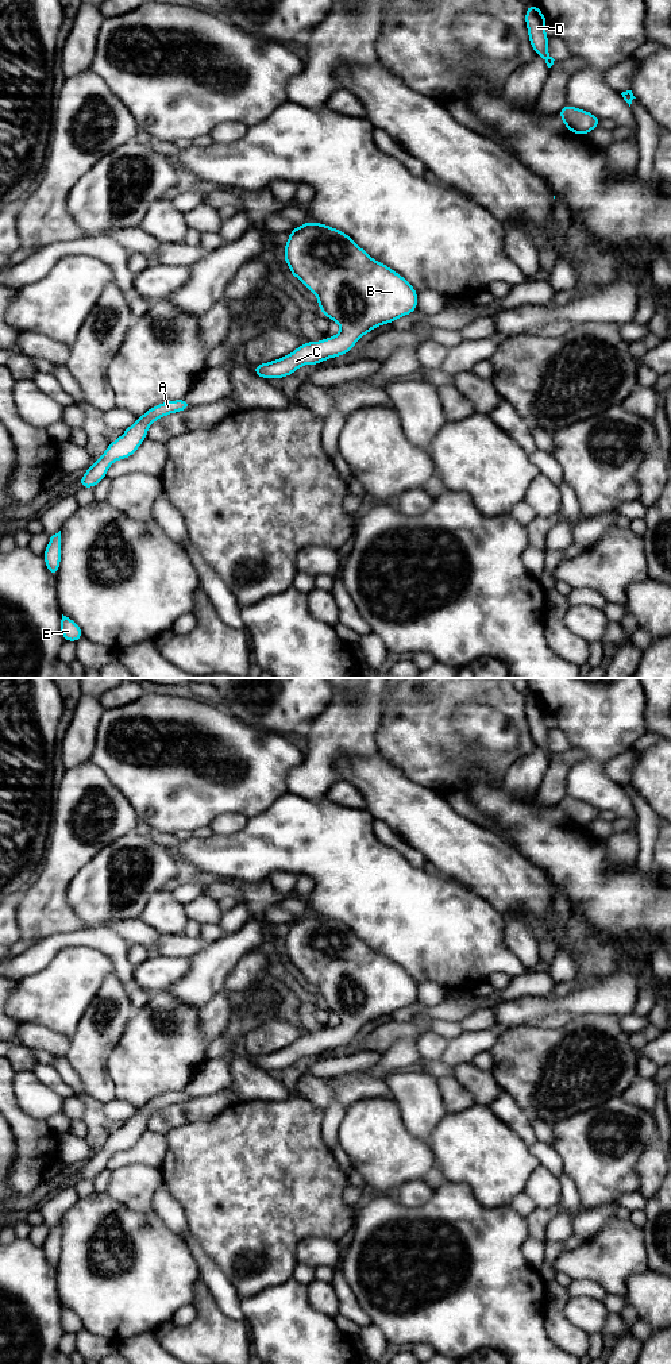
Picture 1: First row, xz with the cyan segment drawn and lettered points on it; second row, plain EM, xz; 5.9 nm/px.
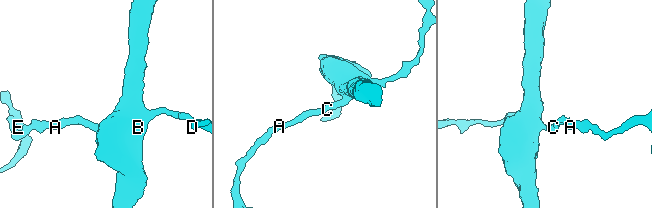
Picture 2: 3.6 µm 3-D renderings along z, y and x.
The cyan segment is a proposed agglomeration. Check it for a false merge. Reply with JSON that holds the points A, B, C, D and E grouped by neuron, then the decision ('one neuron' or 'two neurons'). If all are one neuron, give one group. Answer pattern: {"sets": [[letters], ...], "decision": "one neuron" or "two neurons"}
{"sets": [["A", "B", "C", "D", "E"]], "decision": "one neuron"}

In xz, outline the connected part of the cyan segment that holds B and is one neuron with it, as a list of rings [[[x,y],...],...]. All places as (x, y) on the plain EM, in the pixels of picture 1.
[[[308,913],[297,917],[289,924],[284,951],[290,960],[290,967],[297,968],[317,989],[317,995],[323,1006],[340,1017],[340,1024],[332,1029],[324,1029],[321,1033],[305,1033],[289,1047],[273,1053],[254,1057],[254,1066],[265,1071],[285,1070],[292,1067],[304,1056],[319,1056],[328,1049],[348,1045],[360,1028],[367,1026],[373,1020],[406,1007],[417,1001],[417,982],[398,964],[387,959],[385,955],[373,951],[352,929],[343,922],[332,920],[327,916]]]

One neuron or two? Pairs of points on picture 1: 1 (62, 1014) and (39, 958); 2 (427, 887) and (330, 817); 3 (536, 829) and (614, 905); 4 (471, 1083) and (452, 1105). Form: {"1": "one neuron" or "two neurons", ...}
{"1": "two neurons", "2": "one neuron", "3": "one neuron", "4": "one neuron"}

